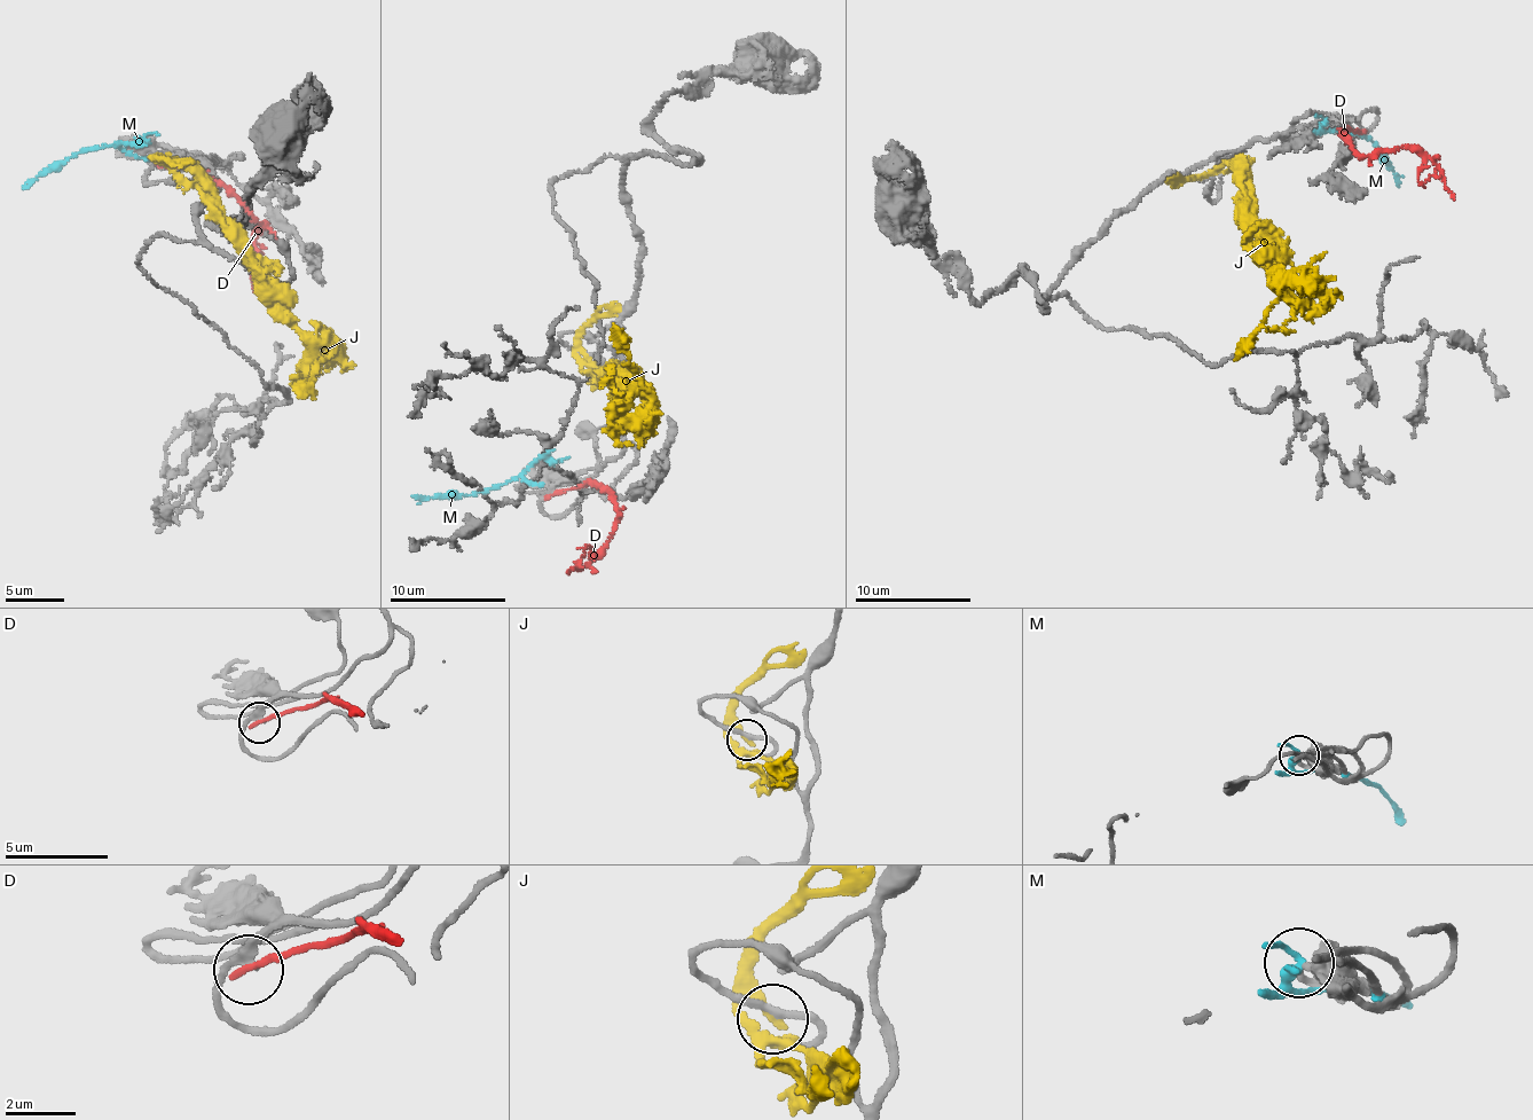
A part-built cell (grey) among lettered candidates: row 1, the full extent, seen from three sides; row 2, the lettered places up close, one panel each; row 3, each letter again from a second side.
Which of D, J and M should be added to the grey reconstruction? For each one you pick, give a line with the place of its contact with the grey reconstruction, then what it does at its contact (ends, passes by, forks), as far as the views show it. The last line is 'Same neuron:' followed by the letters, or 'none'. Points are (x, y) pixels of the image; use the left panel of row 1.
J: meets grey at (165, 156); it ends there
Same neuron: J

